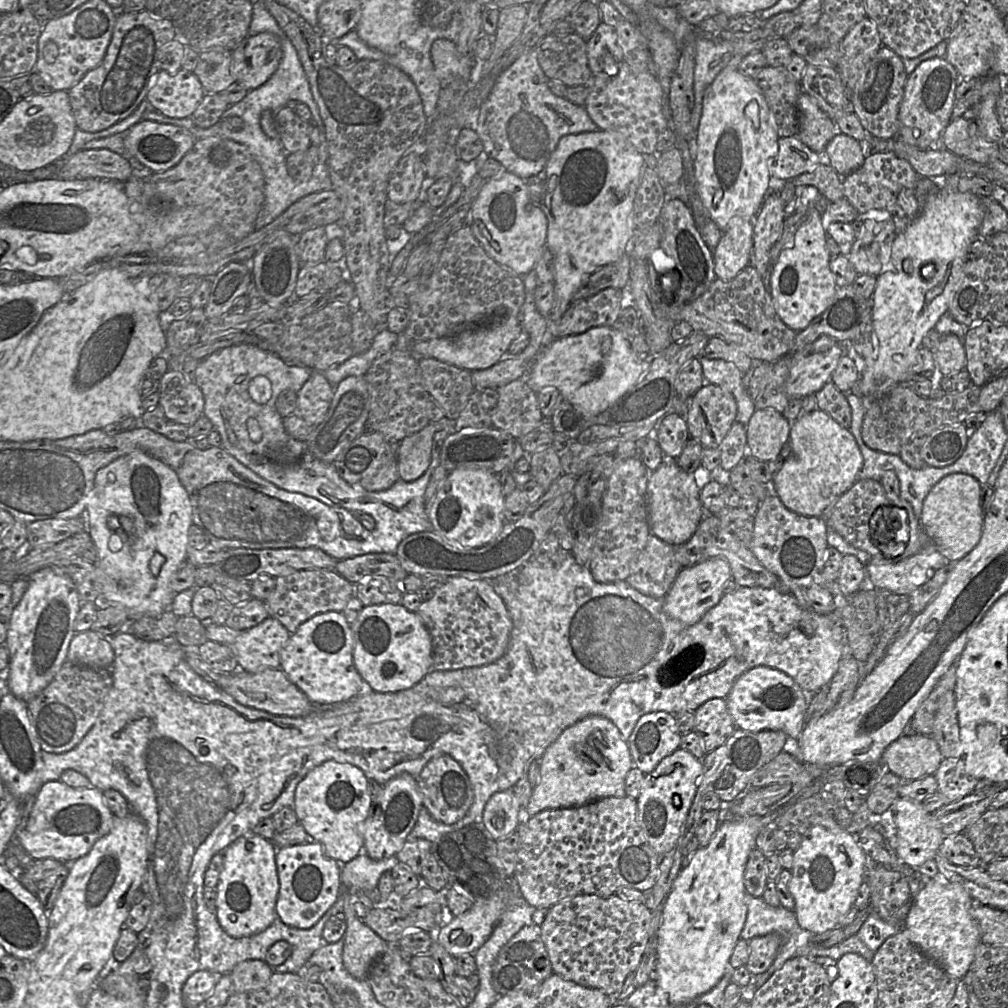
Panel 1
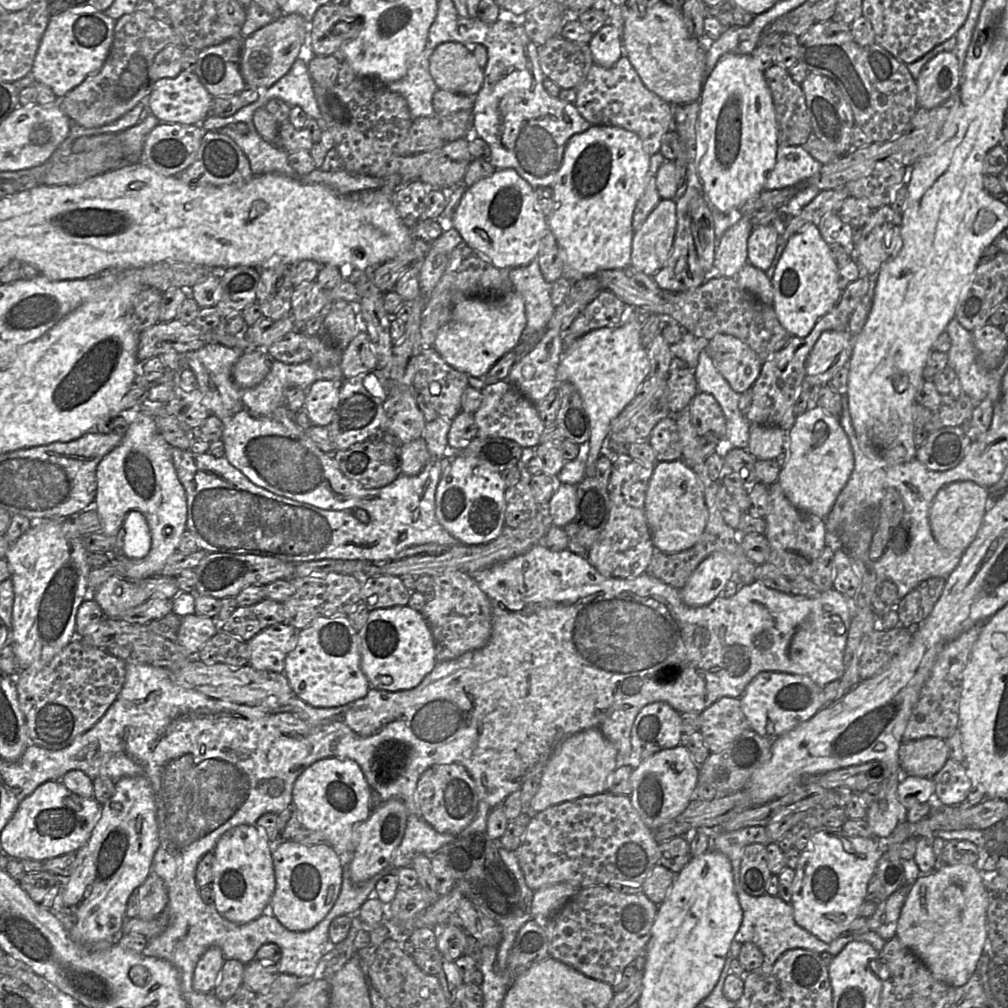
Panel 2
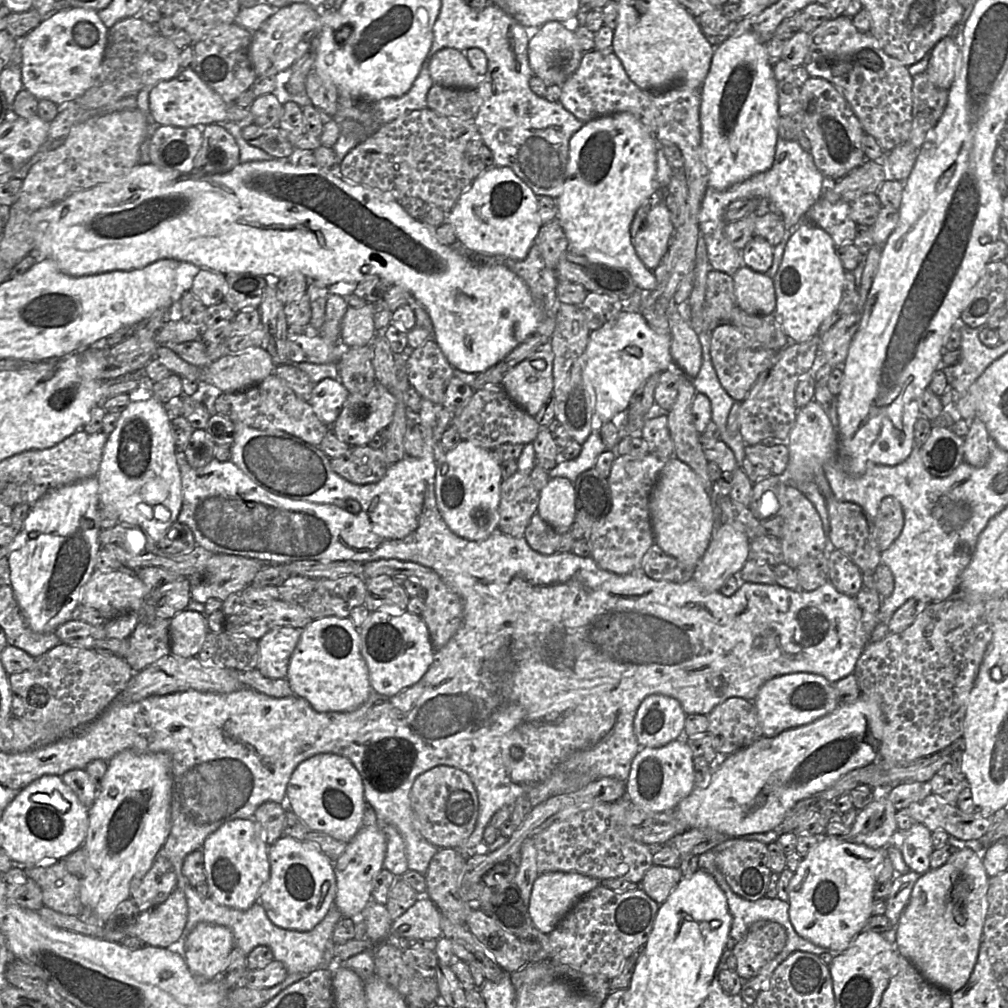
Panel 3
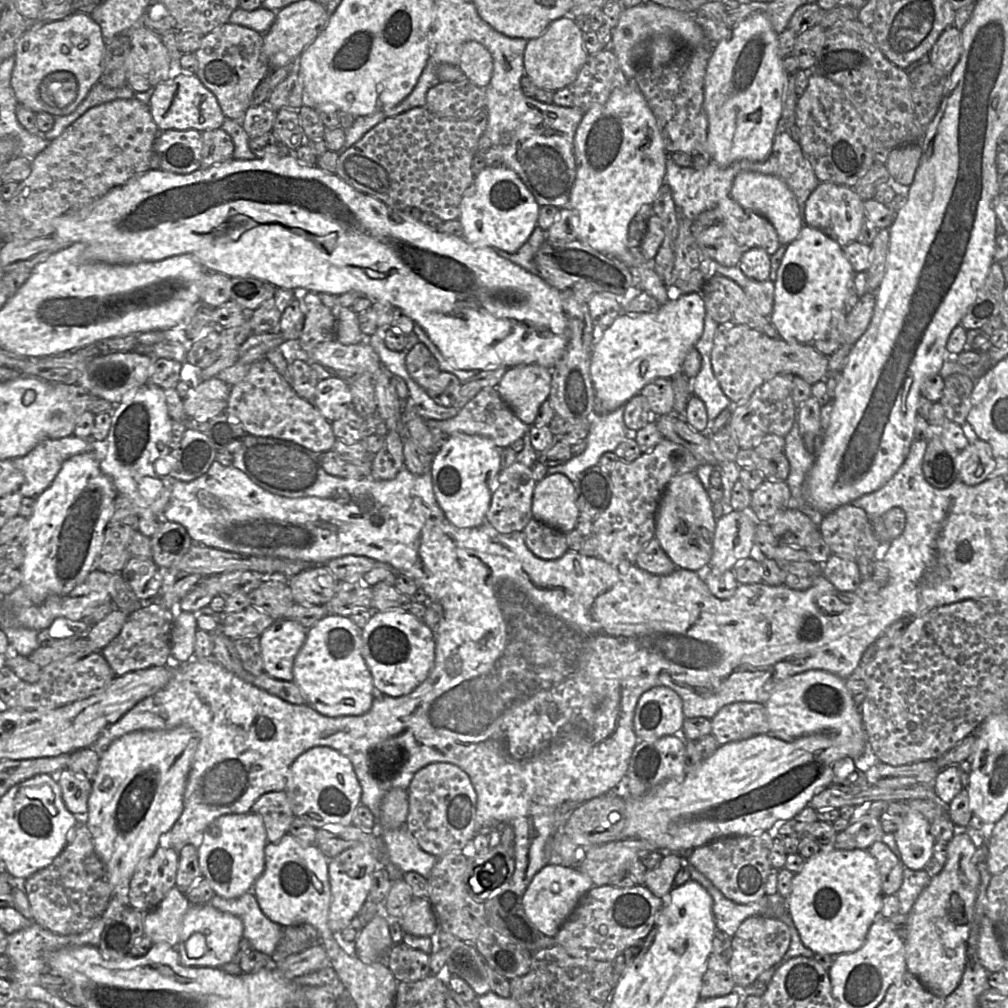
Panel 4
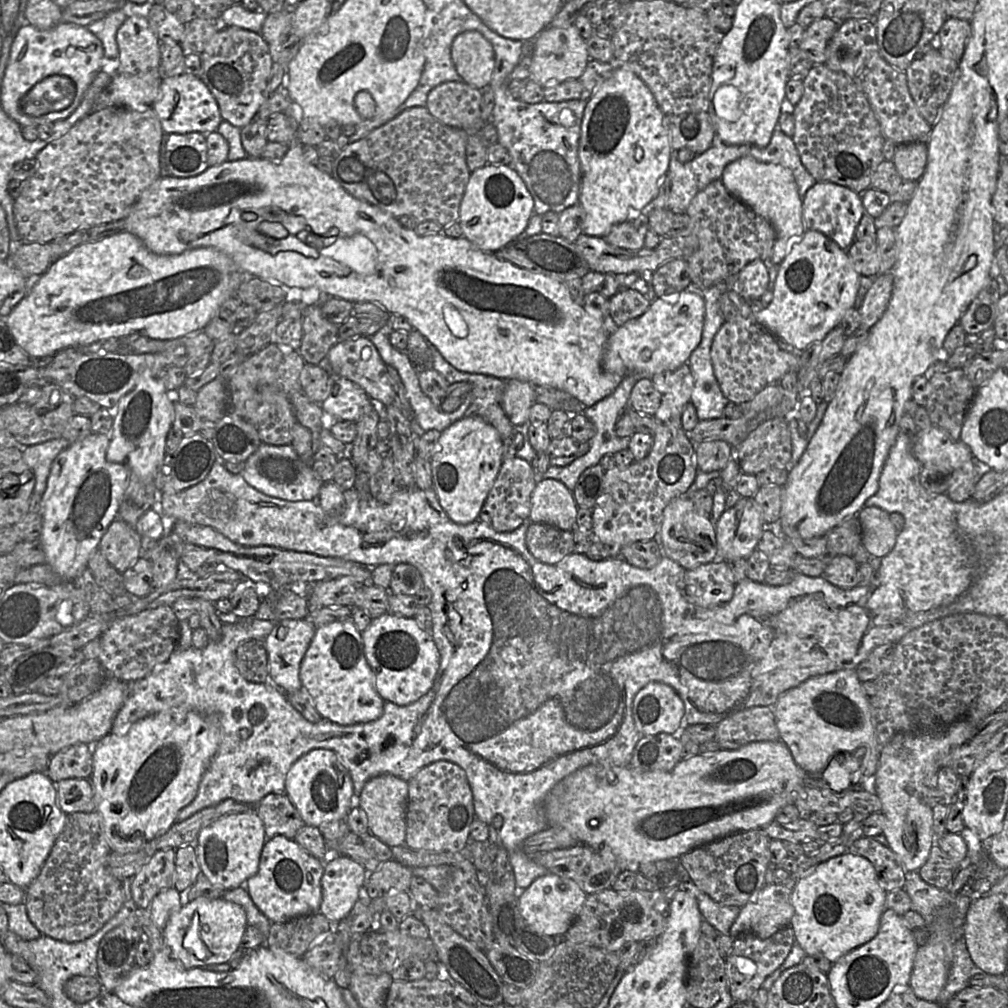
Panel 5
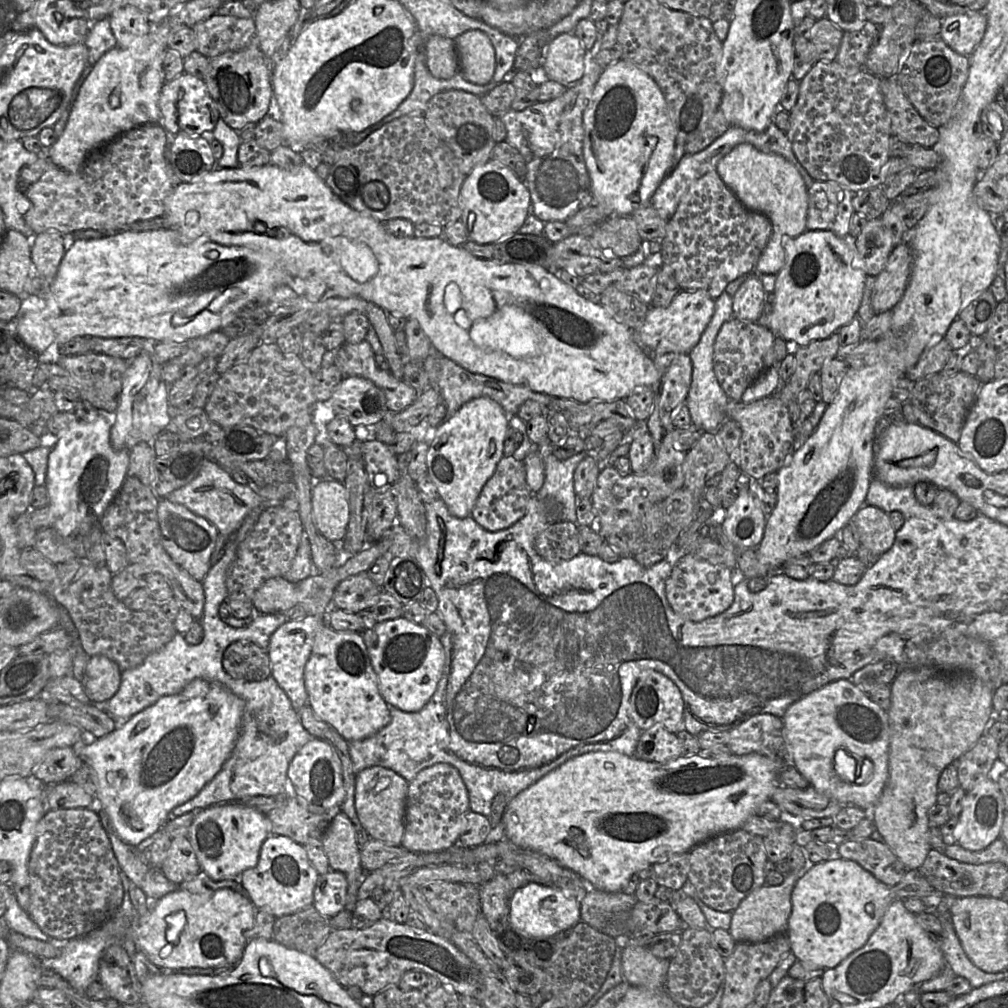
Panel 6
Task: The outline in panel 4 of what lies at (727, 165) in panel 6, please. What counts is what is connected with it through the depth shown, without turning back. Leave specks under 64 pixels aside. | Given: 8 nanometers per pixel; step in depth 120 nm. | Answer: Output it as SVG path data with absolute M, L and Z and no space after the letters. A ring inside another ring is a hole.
M742 171L733 180L730 197L742 208L766 218L776 229L781 245L794 241L805 224L795 195L779 177Z

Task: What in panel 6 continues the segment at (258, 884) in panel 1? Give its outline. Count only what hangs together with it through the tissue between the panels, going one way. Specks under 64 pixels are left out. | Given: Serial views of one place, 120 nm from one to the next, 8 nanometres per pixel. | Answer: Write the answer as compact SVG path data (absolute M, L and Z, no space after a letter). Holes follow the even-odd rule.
M224 802L199 810L190 827L188 838L202 871L212 880L238 880L247 869L254 868L259 860L263 842L271 834L268 817L260 811L236 802Z

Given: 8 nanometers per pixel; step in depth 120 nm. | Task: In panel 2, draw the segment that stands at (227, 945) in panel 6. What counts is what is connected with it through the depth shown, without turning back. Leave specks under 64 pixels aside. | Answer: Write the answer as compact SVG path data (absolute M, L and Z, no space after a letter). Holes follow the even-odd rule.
M219 947L208 948L195 967L192 981L193 989L200 993L213 993L225 960Z

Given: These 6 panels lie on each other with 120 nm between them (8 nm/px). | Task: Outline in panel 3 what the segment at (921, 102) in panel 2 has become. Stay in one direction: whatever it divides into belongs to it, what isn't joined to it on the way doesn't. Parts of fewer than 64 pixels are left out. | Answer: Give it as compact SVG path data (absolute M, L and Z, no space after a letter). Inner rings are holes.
M950 35L942 38L931 50L925 72L936 87L949 90L954 80L959 51L958 42Z

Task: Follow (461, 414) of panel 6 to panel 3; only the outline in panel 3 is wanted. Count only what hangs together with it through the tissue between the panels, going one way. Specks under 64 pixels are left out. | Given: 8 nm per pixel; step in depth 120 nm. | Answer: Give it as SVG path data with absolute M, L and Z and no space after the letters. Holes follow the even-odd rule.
M462 440L448 450L444 463L438 463L435 476L435 496L438 510L449 529L459 537L470 541L488 538L498 529L500 464L490 450Z

